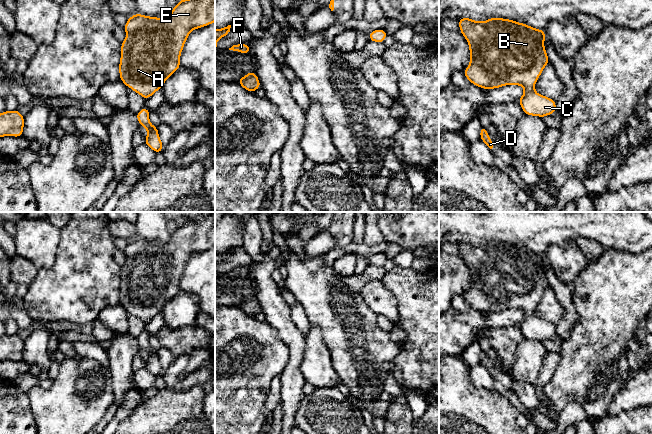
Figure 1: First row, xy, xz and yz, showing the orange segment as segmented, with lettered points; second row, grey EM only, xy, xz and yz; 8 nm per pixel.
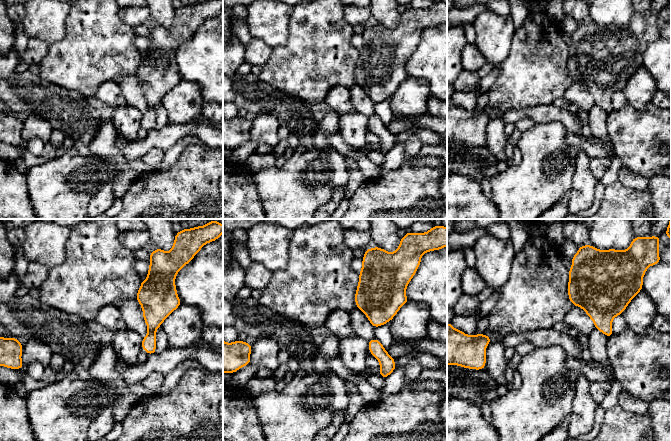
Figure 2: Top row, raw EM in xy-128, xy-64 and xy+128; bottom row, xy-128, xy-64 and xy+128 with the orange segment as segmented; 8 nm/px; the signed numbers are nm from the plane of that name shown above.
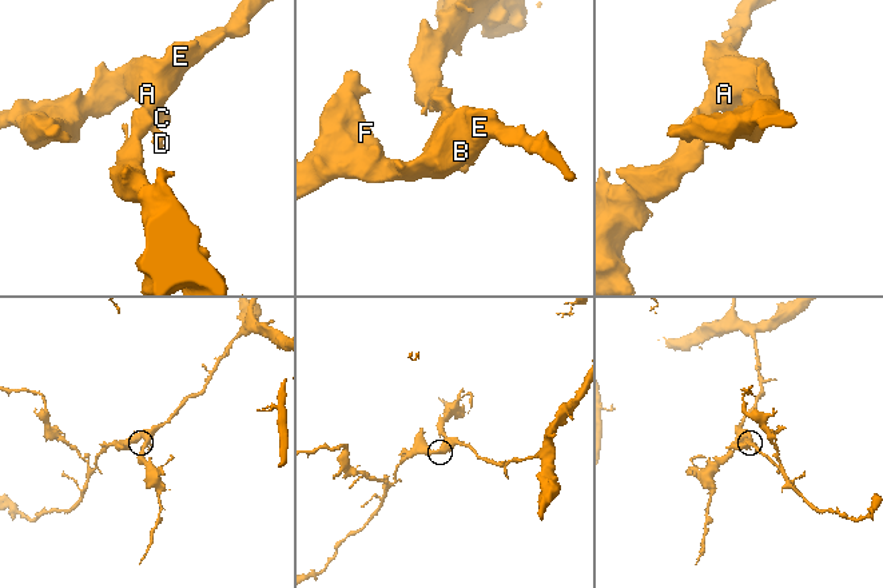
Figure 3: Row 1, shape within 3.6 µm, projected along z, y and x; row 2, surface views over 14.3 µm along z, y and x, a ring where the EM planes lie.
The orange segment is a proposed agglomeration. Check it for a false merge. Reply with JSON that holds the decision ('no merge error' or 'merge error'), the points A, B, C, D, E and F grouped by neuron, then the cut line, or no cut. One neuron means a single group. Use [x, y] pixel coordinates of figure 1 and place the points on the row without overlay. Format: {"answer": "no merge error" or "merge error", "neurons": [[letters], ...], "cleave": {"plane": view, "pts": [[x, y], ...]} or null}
{"answer": "no merge error", "neurons": [["A", "B", "C", "D", "E", "F"]], "cleave": null}

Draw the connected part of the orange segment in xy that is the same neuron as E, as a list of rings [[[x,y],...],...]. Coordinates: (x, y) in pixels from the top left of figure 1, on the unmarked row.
[[[212,214],[203,220],[181,223],[165,243],[139,237],[129,241],[123,250],[126,262],[121,266],[120,304],[144,323],[150,322],[157,314],[162,313],[165,305],[181,291],[180,279],[190,256],[213,246],[215,215]]]

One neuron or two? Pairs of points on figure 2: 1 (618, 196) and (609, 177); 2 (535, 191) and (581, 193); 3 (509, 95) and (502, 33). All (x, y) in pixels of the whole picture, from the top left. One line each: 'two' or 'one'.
1: two
2: two
3: two

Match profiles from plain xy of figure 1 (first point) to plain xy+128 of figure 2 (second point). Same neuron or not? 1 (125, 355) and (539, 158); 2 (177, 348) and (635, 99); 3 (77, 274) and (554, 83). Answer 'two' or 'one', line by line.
1: two
2: two
3: one

